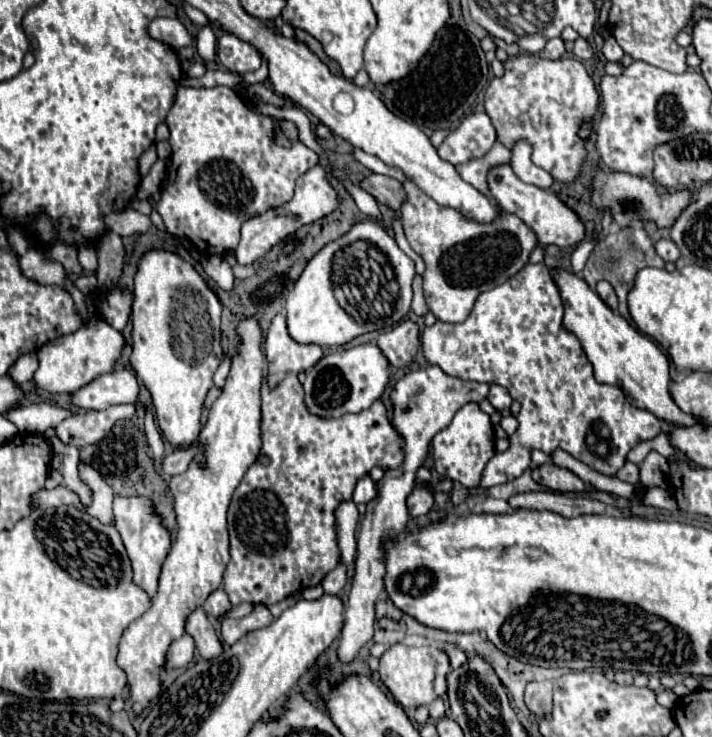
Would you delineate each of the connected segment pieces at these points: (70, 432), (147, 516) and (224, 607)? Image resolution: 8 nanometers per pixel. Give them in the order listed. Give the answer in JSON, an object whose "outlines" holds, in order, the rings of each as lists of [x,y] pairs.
{"outlines":[[[[112,405],[106,411],[80,411],[74,417],[64,419],[56,427],[56,435],[68,445],[90,445],[106,437],[118,419],[130,419],[136,413],[136,405]]],[[[118,497],[114,501],[114,515],[116,515],[116,529],[124,541],[128,557],[132,561],[134,583],[148,593],[152,599],[158,589],[160,567],[170,551],[170,533],[164,529],[160,519],[152,515],[152,503],[144,497]]],[[[216,589],[216,591],[206,599],[206,603],[204,603],[202,609],[204,609],[208,615],[220,619],[220,617],[224,617],[224,615],[232,609],[232,605],[230,605],[228,595],[224,593],[224,589]]]]}

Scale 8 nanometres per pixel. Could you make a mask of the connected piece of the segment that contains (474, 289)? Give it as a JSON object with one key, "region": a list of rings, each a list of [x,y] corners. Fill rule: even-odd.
{"region":[[[406,181],[406,199],[400,207],[410,247],[424,259],[424,299],[436,319],[460,323],[472,311],[476,297],[514,277],[538,243],[536,233],[514,213],[502,211],[492,223],[478,223],[452,207],[438,205],[416,183]]]}

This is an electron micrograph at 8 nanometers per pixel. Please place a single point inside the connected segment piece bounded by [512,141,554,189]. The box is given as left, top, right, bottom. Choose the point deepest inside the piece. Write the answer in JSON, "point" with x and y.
{"point":[523,167]}

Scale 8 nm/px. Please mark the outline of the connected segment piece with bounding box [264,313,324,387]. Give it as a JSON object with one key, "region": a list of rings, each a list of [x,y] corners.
{"region":[[[280,313],[270,321],[264,351],[268,361],[268,383],[272,387],[284,377],[284,373],[306,371],[324,355],[320,345],[304,345],[294,341],[286,329],[286,317]]]}

